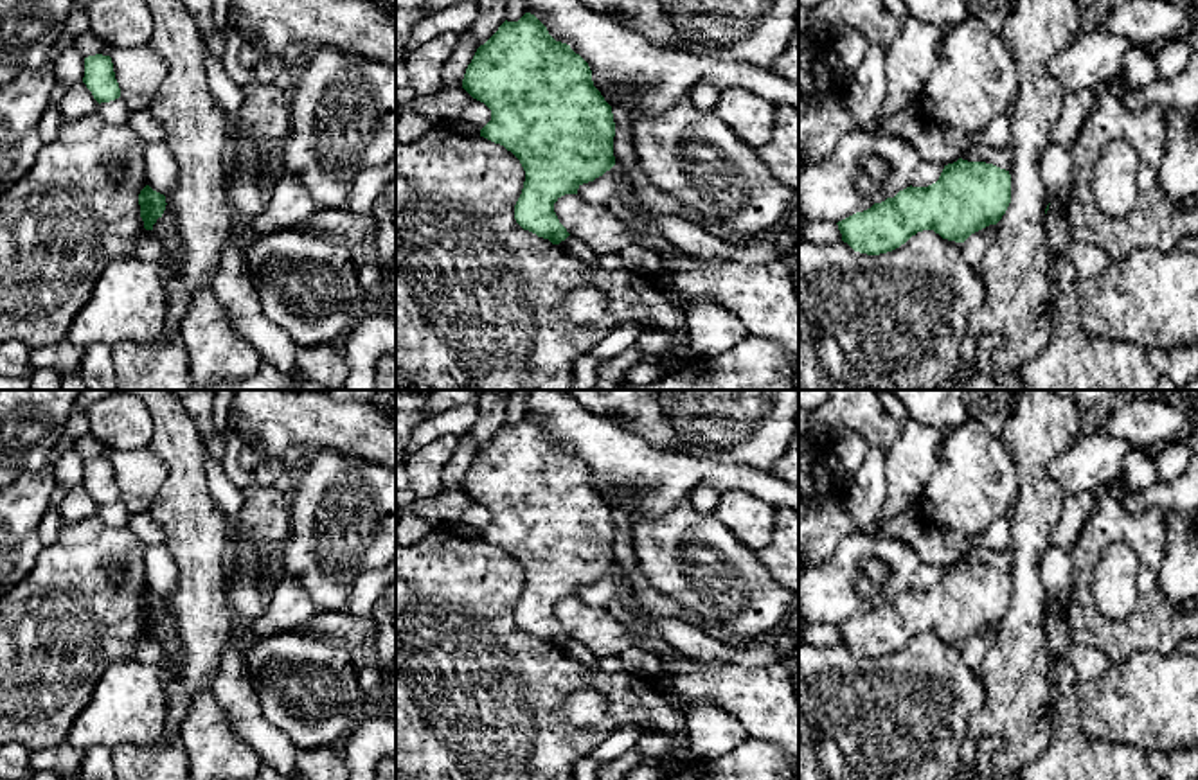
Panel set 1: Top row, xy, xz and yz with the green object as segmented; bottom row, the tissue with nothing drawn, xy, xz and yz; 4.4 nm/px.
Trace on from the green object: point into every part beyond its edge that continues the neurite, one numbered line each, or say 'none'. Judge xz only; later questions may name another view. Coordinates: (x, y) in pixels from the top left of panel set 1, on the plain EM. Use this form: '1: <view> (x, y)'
1: xz (576, 651)

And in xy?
1: xy (164, 631)

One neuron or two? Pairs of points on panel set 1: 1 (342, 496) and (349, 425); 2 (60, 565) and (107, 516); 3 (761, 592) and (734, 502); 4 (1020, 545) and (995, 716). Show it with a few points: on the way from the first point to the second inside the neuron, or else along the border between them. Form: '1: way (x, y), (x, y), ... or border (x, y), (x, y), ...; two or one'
1: border (310, 446), (337, 448), (376, 462); two
2: border (96, 516), (107, 525), (123, 525); two
3: border (716, 520), (752, 552); two
4: way (1026, 588), (1026, 619), (1017, 673); one

